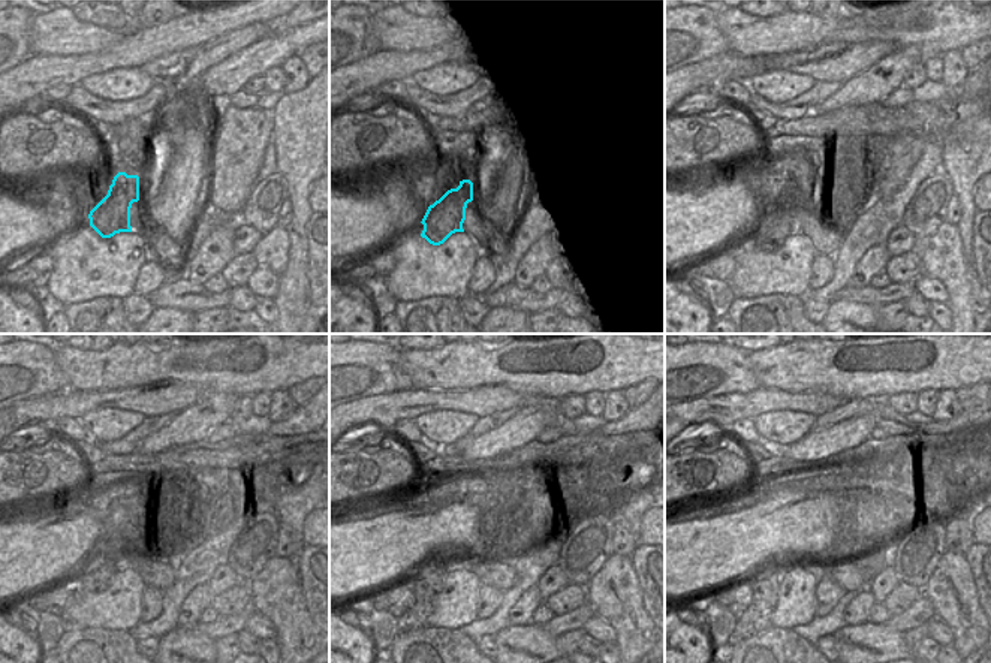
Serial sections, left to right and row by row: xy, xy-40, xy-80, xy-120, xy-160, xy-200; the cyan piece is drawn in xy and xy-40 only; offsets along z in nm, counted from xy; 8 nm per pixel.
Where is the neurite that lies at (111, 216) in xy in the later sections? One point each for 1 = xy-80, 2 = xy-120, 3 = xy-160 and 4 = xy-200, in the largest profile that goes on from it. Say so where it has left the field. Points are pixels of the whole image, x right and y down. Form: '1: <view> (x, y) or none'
1: xy-80 (783, 219)
2: xy-120 (98, 572)
3: xy-160 (428, 581)
4: xy-200 (756, 618)

